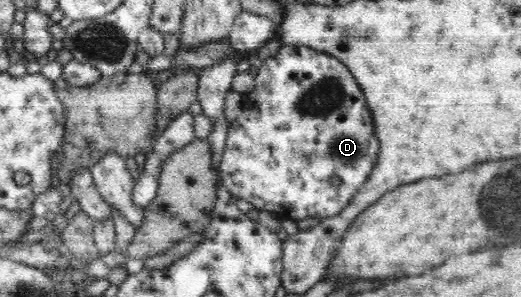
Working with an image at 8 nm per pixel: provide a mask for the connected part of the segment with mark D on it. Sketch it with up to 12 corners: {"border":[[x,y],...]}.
{"border":[[328,54],[261,63],[219,163],[280,221],[338,215],[380,149]]}

